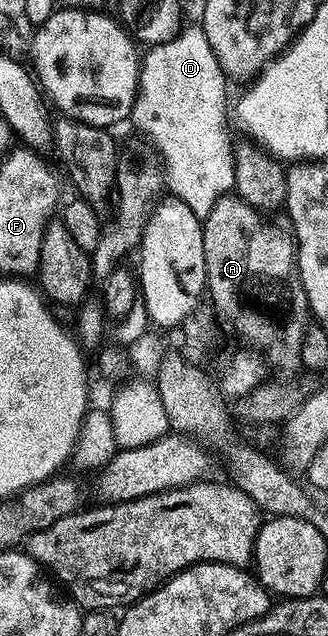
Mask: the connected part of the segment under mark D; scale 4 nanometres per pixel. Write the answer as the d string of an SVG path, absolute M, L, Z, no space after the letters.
M193 24L192 27L181 29L180 34L174 40L163 42L157 46L151 47L142 58L140 68L140 84L136 92L136 102L132 105L130 122L133 122L142 133L148 134L148 138L153 142L155 153L162 163L162 173L165 181L165 189L180 202L184 202L187 207L193 211L197 217L203 218L208 214L213 204L224 194L229 193L235 184L234 180L234 138L228 135L228 85L229 79L226 77L223 68L218 64L214 56L214 48L210 48L210 40L206 40L203 29L199 25Z

